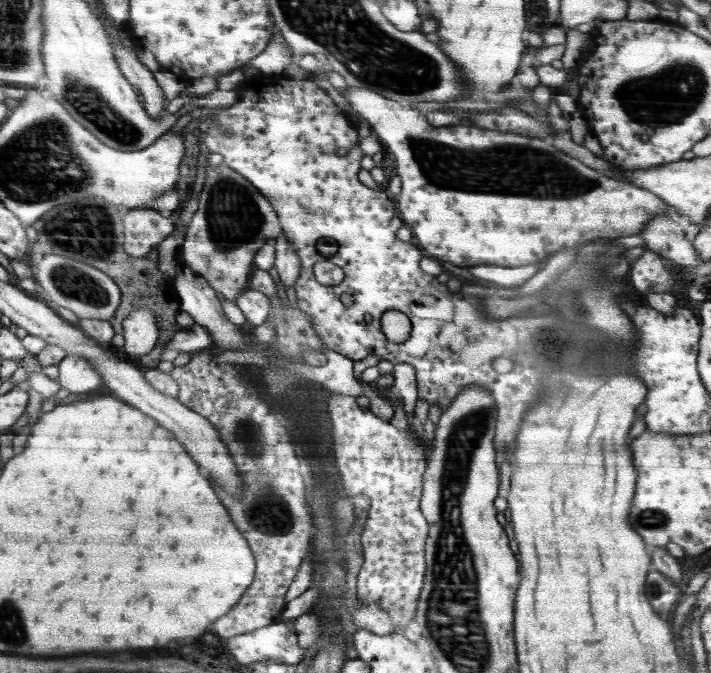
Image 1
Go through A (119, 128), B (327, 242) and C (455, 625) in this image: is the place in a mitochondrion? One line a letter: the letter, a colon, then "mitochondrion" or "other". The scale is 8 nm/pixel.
A: mitochondrion
B: other
C: mitochondrion

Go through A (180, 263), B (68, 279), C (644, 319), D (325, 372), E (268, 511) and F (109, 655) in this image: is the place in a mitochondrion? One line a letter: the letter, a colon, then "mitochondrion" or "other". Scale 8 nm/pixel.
A: other
B: mitochondrion
C: other
D: other
E: mitochondrion
F: other

